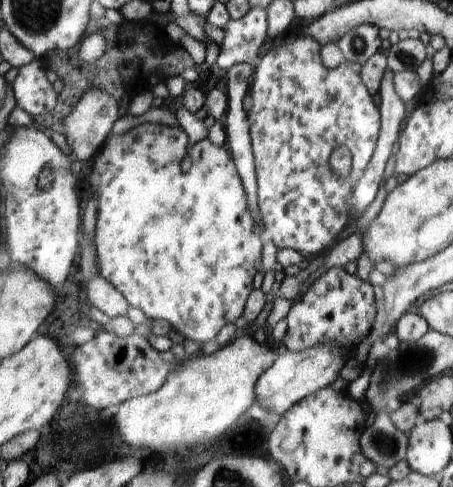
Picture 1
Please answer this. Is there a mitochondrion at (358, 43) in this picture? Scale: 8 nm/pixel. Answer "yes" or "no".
yes

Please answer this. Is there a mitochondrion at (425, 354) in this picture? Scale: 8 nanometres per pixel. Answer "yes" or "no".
yes

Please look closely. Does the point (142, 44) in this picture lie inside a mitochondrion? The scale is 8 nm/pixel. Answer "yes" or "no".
yes

